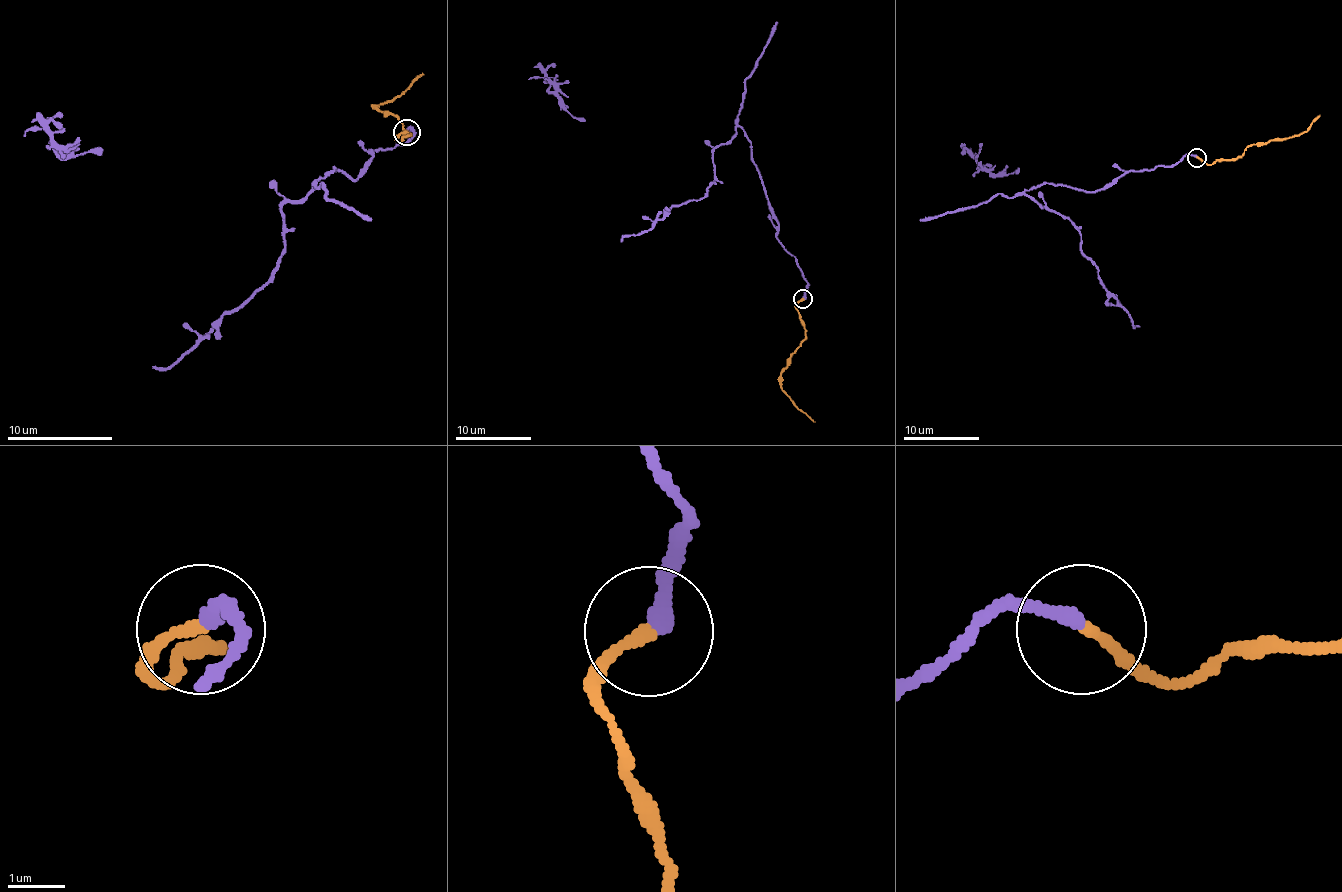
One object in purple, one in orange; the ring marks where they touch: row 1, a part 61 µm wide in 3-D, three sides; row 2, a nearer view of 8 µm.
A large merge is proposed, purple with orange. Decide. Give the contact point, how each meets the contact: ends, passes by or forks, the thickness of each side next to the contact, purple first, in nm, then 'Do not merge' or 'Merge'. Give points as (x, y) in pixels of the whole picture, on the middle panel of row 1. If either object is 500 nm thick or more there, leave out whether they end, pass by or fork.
Place: (803, 299). At the ring purple ends. At the ring orange ends. Thickness 280 nm (purple) against 200 nm. Do not merge

